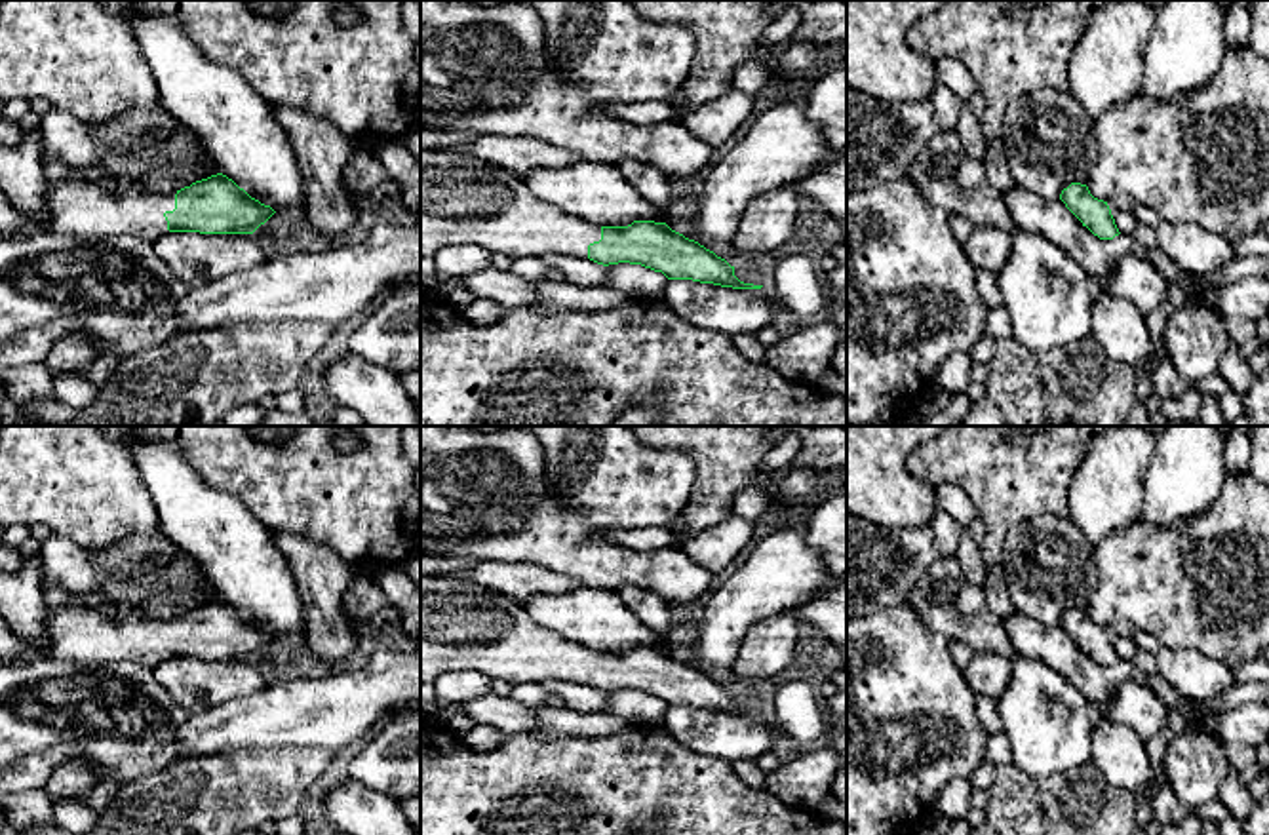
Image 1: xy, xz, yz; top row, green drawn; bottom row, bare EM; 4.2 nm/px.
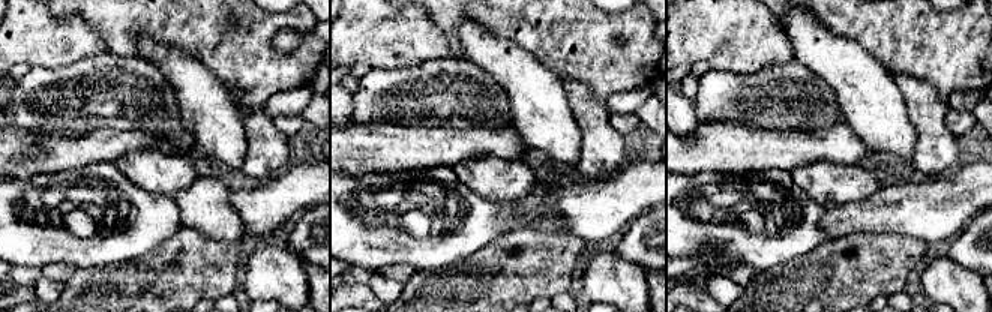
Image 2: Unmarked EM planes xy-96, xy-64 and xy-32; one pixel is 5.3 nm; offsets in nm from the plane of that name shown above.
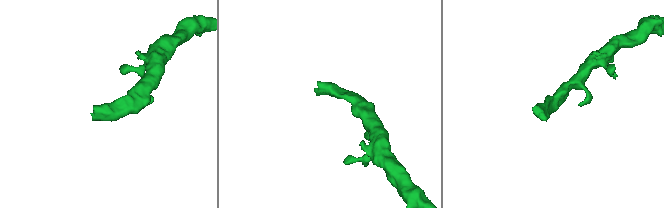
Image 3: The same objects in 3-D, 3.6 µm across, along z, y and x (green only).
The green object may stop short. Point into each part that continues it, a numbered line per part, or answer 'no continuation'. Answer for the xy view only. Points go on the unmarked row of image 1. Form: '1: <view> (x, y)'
1: xy (75, 632)

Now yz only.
no continuation

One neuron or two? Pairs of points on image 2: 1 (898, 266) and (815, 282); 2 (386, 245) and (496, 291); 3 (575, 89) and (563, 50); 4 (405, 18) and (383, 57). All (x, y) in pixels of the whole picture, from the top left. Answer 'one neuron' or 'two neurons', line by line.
1: one neuron
2: two neurons
3: two neurons
4: one neuron

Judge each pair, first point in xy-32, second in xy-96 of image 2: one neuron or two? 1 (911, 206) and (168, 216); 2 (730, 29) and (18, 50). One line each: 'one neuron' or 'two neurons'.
1: two neurons
2: one neuron

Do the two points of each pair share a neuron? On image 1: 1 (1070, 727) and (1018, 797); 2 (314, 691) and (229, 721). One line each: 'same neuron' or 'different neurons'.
1: different neurons
2: same neuron

